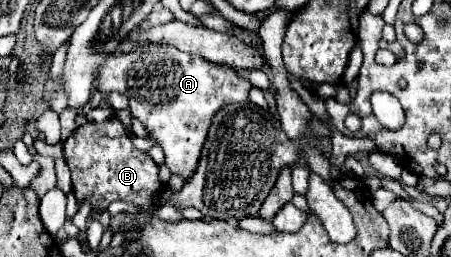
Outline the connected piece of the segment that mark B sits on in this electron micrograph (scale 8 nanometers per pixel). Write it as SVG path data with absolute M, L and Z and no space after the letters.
M117 119L77 127L63 143L63 155L71 171L77 203L83 205L89 201L93 211L107 211L113 201L125 201L139 209L147 209L161 195L163 183L159 181L159 167L145 151L133 147L129 135L123 131L123 123Z

